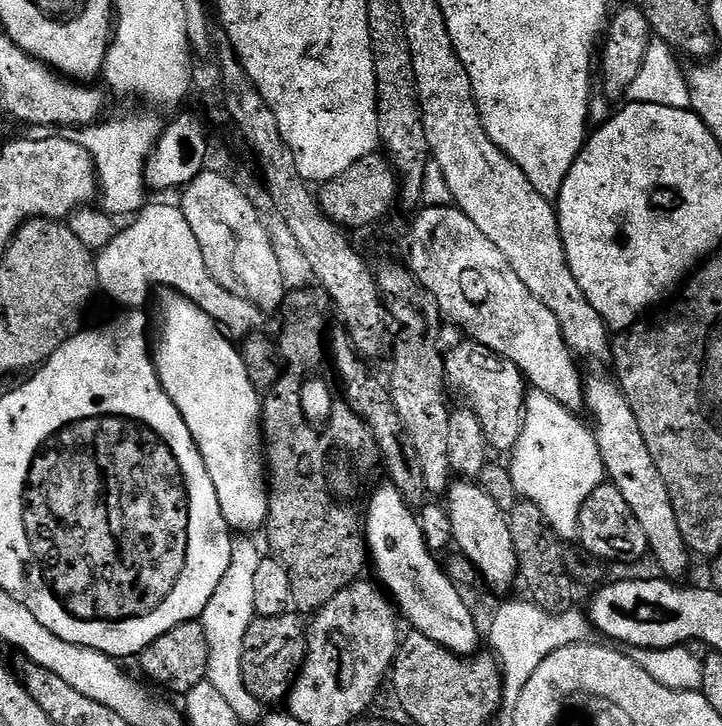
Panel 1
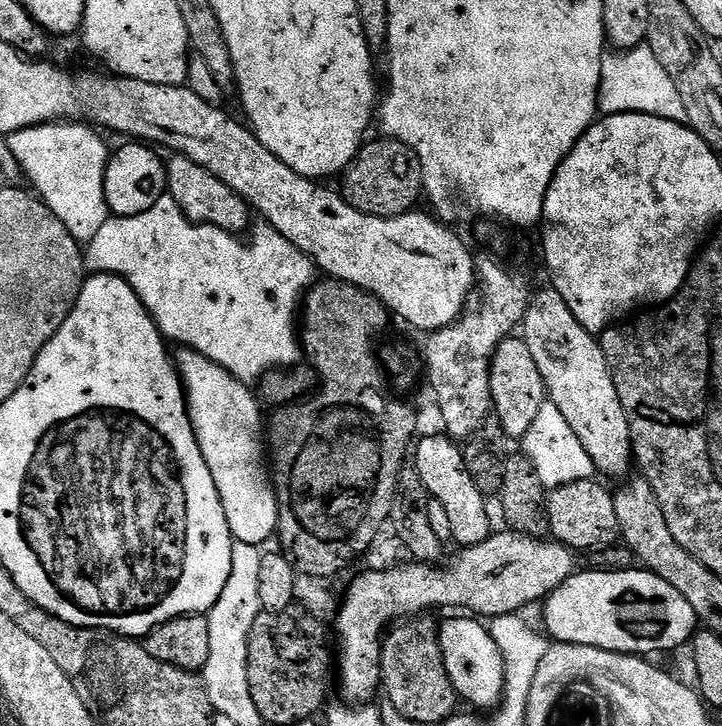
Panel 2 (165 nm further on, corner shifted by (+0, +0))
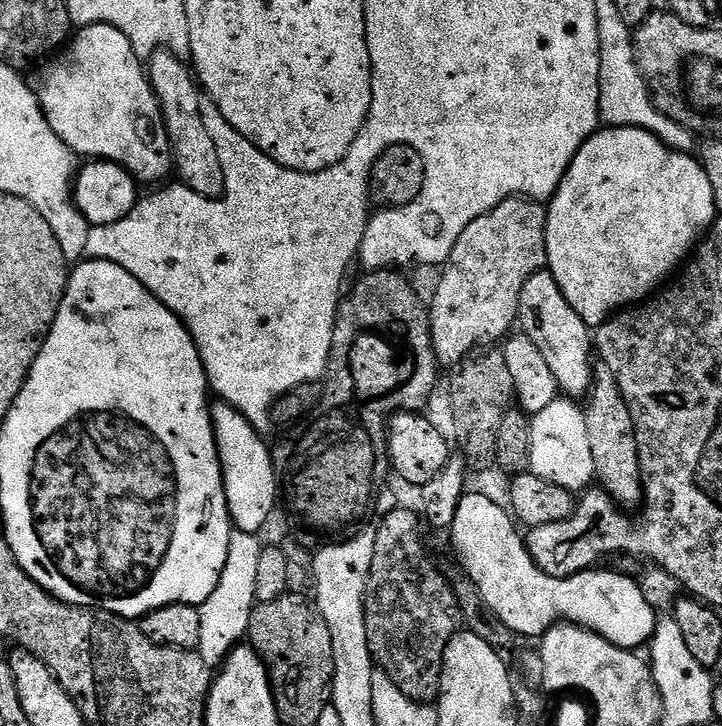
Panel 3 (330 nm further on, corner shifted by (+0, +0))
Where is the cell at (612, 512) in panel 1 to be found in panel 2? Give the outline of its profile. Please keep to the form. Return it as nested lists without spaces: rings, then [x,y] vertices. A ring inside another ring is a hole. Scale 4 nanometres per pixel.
[[[599,479],[579,480],[553,488],[548,492],[548,530],[551,539],[573,550],[609,548],[620,540],[618,510],[614,510],[614,495]]]

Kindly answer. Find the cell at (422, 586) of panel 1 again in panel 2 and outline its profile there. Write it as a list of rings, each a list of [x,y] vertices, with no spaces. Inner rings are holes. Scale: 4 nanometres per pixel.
[[[468,618],[472,620],[448,620],[445,624],[439,625],[440,649],[444,651],[444,665],[452,679],[452,685],[456,688],[457,697],[461,701],[469,700],[476,708],[488,708],[492,710],[499,705],[504,697],[504,659],[494,642],[491,631],[484,628],[479,619]]]

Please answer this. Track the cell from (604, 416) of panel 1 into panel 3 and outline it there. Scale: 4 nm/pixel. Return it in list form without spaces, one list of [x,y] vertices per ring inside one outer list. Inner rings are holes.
[[[535,272],[526,286],[522,286],[518,324],[523,335],[528,336],[538,350],[542,350],[542,358],[546,358],[550,365],[561,393],[568,398],[587,397],[592,388],[594,336],[588,324],[574,314],[574,306],[566,302],[566,294],[562,294],[551,272]]]

